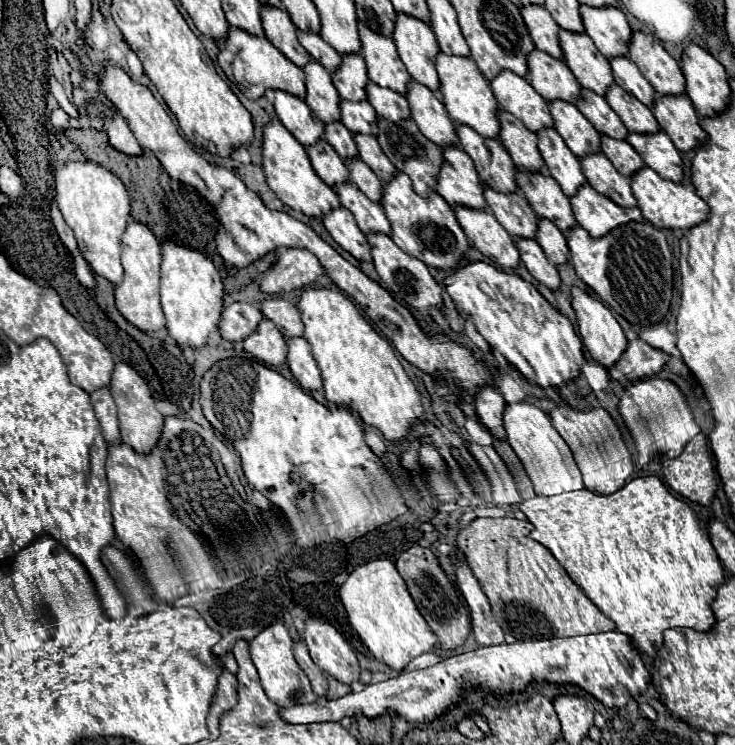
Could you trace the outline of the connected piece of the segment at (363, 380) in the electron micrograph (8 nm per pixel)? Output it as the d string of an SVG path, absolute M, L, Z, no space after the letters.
M307 287L301 291L301 297L297 299L297 309L301 313L301 321L305 325L303 337L311 345L311 353L319 365L325 399L337 405L345 405L349 409L355 409L363 423L377 427L389 441L399 441L407 435L409 427L417 423L417 419L423 415L419 391L415 389L413 381L403 371L399 359L395 357L393 347L385 337L381 337L355 309L355 305L337 289L313 289Z

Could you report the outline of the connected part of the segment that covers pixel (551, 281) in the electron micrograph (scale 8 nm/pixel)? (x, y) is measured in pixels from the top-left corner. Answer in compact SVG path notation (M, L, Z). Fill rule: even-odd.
M515 239L515 247L521 253L521 261L527 267L527 271L541 283L545 283L551 291L559 287L559 273L557 269L547 261L543 249L535 239Z

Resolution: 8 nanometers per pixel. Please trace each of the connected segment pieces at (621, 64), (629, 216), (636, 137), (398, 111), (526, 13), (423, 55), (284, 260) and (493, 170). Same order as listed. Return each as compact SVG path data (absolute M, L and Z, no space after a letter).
M613 57L613 59L609 59L609 63L611 63L611 69L613 69L615 83L619 87L623 87L627 93L635 95L647 107L651 107L651 103L655 99L655 91L649 85L649 81L641 75L637 65L633 65L633 61L629 61L627 57Z
M583 183L569 201L577 223L589 231L591 237L603 237L617 225L643 219L637 207L621 207L609 197L597 193L589 183Z
M665 131L657 133L629 133L627 143L641 155L647 167L657 171L663 179L679 183L683 177L683 161Z
M375 83L367 85L367 101L373 105L373 109L377 111L379 117L399 123L403 119L411 117L409 111L409 103L405 101L405 97L393 89L383 89Z
M523 5L521 7L523 21L529 29L529 35L537 49L549 53L555 59L563 59L561 47L559 47L559 25L553 21L549 11L543 5Z
M397 13L393 41L409 75L417 83L437 91L439 79L435 71L435 55L439 53L439 45L431 27L421 19Z
M283 247L277 251L277 265L263 275L259 285L265 293L287 293L311 285L323 275L323 265L309 249Z
M457 125L455 129L459 145L473 159L481 181L501 193L515 191L515 165L501 141L485 139L469 125Z

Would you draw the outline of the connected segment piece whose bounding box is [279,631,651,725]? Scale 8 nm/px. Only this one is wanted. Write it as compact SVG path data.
M607 631L583 637L567 639L531 639L517 643L501 643L493 647L481 647L471 653L461 653L449 657L433 667L401 673L393 679L367 685L361 693L349 693L339 699L319 699L307 705L293 705L279 709L279 715L287 723L307 725L323 721L341 721L347 715L365 715L379 717L387 709L397 711L407 721L433 721L447 707L457 703L459 695L467 687L485 687L493 693L523 691L531 681L549 681L549 683L573 683L591 693L607 707L623 707L629 697L647 693L649 671L645 667L641 651L633 645L631 637L621 631Z

